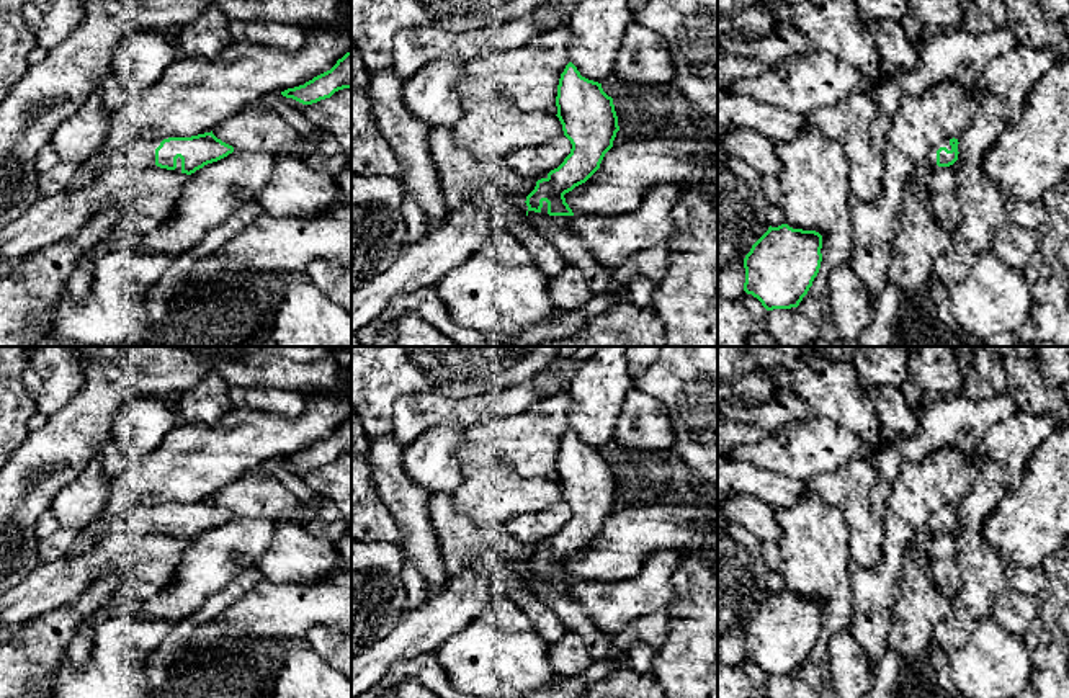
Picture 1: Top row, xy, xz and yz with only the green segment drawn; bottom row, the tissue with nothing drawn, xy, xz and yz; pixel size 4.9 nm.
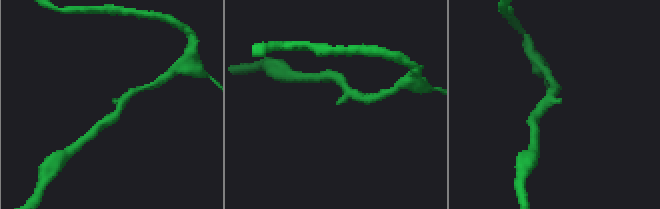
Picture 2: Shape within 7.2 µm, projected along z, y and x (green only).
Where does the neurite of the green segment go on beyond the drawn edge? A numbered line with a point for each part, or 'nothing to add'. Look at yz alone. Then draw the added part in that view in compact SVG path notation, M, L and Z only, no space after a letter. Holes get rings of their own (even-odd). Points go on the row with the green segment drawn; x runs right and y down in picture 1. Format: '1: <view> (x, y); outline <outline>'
1: yz (945, 143); outline M943 139L942 142L938 142L938 144L930 150L930 165L932 165L932 168L938 167L938 165L937 165L937 150L938 150L940 147L946 147L948 150L951 150L950 139Z

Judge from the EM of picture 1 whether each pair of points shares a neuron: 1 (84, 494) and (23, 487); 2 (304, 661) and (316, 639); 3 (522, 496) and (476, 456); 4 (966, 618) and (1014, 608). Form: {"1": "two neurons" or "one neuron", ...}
{"1": "two neurons", "2": "two neurons", "3": "one neuron", "4": "two neurons"}

